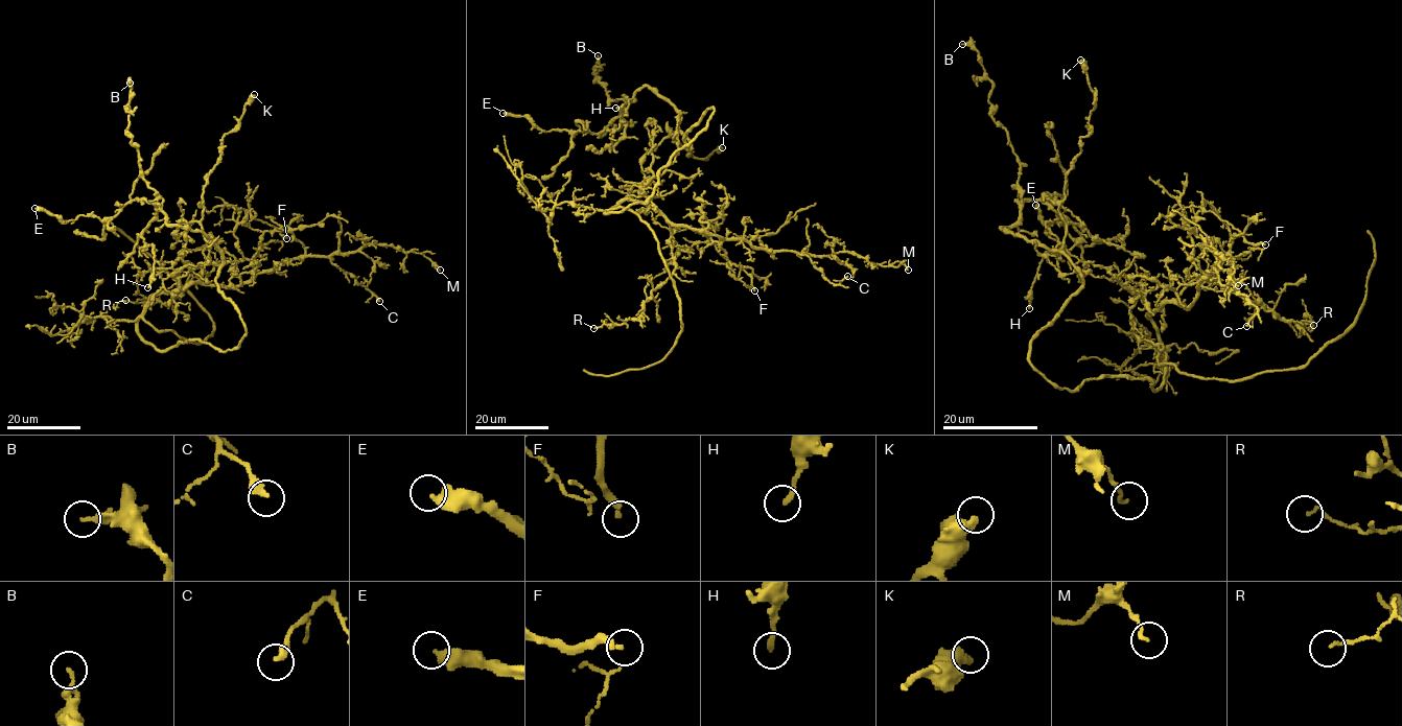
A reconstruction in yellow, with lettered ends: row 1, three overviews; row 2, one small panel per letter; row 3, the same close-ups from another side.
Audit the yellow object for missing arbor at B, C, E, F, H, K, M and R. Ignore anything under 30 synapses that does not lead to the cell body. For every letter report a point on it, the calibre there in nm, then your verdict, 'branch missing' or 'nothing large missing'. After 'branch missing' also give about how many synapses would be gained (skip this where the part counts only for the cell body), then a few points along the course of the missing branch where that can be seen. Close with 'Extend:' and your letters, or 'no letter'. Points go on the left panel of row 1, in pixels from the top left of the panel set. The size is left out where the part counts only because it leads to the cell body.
B: at (130, 83); 190 nm thick; nothing large missing
C: at (379, 301); 320 nm thick; nothing large missing
E: at (34, 208); 440 nm thick; nothing large missing
F: at (286, 238); 240 nm thick; nothing large missing
H: at (147, 287); 220 nm thick; nothing large missing
K: at (254, 94); 480 nm thick; nothing large missing
M: at (440, 270); 120 nm thick; nothing large missing
R: at (125, 300); 120 nm thick; nothing large missing
Extend: no letter

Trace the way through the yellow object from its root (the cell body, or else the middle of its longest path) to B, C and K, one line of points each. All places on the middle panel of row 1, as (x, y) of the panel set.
B: (666, 165), (714, 108), (683, 137), (688, 149), (680, 113), (646, 86), (630, 101), (607, 96), (598, 55)
C: (666, 165), (645, 203), (606, 213), (623, 201), (647, 202), (674, 224), (805, 255), (833, 283), (847, 276)
K: (666, 165), (706, 125), (710, 108), (683, 137), (690, 149), (679, 132), (669, 136), (699, 159), (722, 147)

